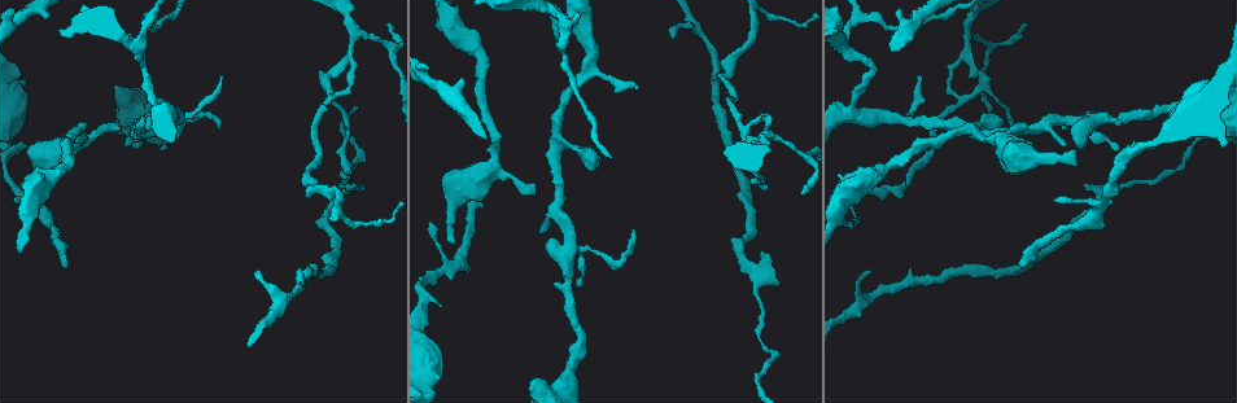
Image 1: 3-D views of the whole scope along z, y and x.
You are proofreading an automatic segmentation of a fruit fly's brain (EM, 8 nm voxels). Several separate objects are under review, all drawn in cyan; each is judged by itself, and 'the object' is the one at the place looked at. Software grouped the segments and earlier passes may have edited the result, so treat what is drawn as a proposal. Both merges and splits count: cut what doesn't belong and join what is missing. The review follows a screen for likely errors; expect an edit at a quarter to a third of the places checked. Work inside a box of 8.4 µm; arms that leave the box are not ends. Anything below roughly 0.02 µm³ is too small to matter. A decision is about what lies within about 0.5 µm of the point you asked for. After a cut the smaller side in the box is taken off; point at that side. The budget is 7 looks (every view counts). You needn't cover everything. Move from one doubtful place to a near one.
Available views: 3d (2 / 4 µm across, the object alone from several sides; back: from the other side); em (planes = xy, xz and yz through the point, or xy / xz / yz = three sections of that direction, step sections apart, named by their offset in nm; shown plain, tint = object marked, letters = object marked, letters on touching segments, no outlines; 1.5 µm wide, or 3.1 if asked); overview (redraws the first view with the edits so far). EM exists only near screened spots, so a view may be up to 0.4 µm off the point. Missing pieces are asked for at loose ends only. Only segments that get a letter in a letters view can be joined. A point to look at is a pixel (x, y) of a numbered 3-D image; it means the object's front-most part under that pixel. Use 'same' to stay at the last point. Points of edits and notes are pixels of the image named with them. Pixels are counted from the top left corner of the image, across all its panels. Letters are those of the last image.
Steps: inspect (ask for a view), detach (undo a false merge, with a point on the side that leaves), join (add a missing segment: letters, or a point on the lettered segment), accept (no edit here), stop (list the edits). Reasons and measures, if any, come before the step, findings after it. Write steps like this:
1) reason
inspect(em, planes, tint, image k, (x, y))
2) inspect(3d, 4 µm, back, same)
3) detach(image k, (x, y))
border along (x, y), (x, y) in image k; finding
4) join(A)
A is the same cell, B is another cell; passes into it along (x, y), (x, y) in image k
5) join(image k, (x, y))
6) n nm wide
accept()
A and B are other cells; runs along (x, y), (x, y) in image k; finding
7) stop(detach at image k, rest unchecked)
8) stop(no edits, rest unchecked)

thin end
inspect(em, yz, step 8, tint, image 1, (347, 174))

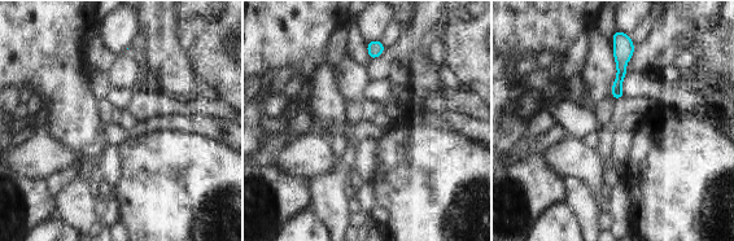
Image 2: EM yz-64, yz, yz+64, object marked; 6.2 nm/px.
another direction
inspect(em, planes, letters, same)

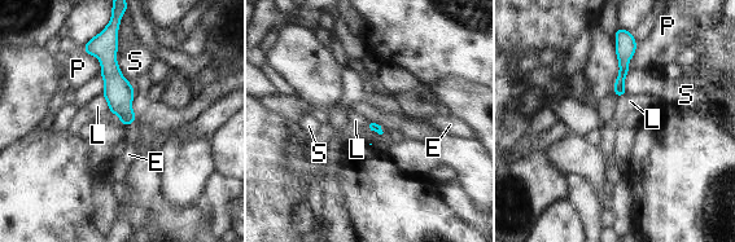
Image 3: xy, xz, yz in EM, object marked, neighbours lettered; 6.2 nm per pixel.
accept()
E, L, P and S are other cells; runs along (108, 45), (109, 69), (127, 122) in image 3; none of them fits

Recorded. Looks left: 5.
sharp bend
inspect(3d, 2 µm, image 1, (341, 201))

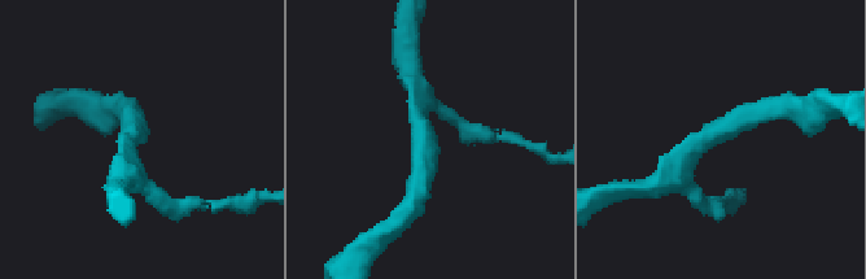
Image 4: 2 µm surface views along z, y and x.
now the EM
inspect(em, xz, step 4, tint, image 4, (705, 143))

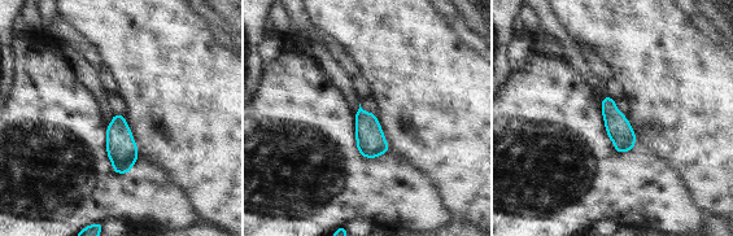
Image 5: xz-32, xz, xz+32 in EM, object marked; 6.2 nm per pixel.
cut it another way
inspect(em, yz, step 4, letters, same)

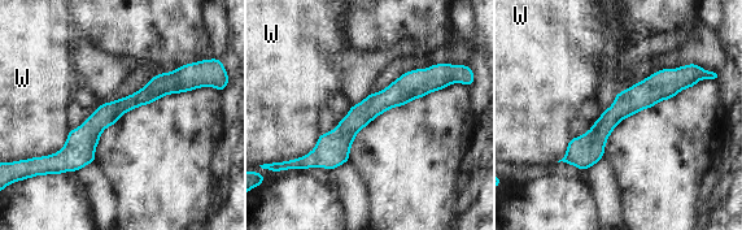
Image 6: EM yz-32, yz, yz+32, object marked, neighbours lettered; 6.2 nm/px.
accept()
W is another cell; runs along (436, 74), (306, 159) in image 6; continuous, no second neuron

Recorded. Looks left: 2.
free end
inspect(em, planes, letters, image 1, (1021, 268))

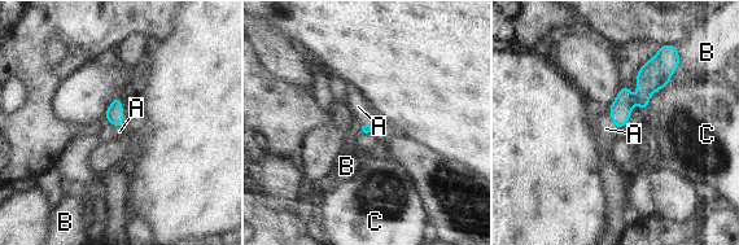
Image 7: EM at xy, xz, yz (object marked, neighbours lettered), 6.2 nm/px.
join(A)
A is the same cell, B and C are other cells; passes into it along (114, 113), (121, 125), (119, 131) in image 7; it goes on there

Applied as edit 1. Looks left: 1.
stop(join at image 7, rest unchecked)

